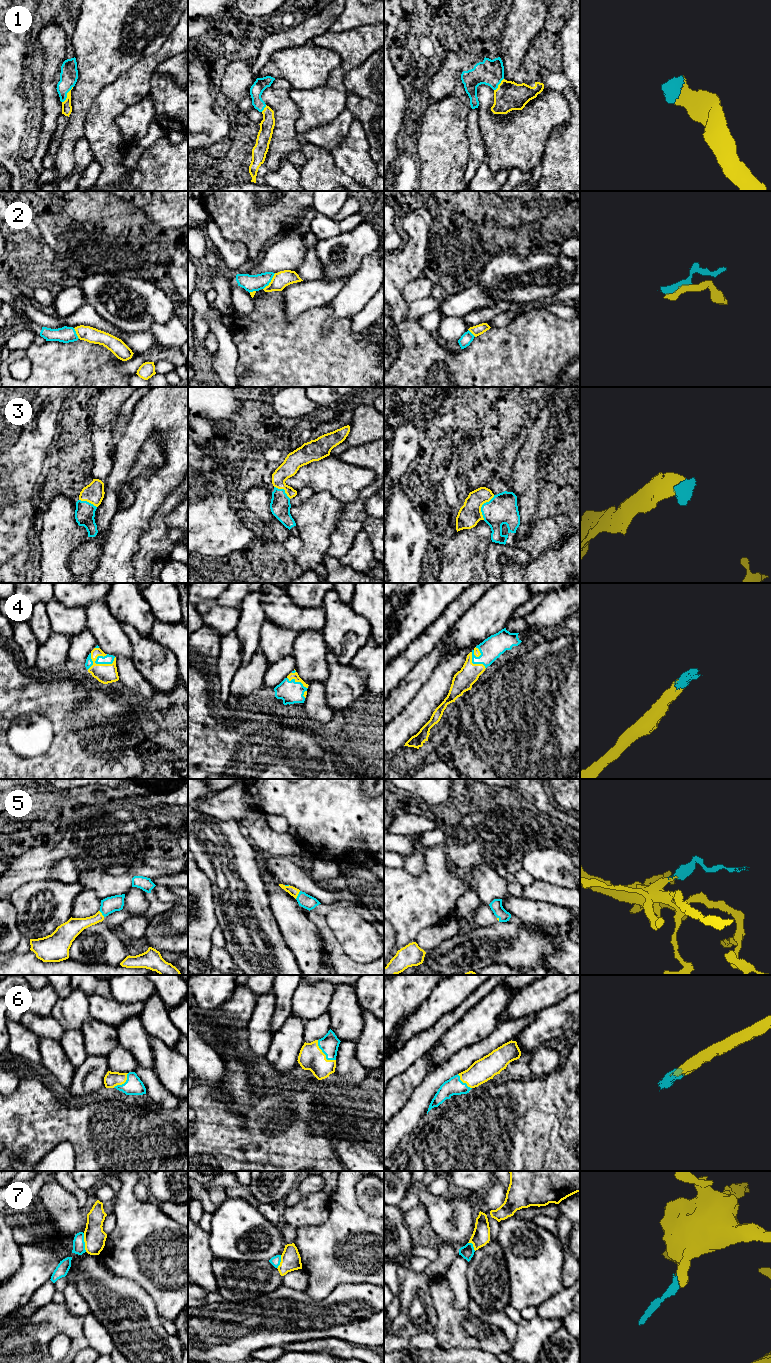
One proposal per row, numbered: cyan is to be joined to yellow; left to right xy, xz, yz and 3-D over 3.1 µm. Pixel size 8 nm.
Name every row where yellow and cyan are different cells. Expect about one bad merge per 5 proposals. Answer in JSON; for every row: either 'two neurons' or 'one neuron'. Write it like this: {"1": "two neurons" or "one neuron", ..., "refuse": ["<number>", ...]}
{"1": "one neuron", "2": "two neurons", "3": "one neuron", "4": "one neuron", "5": "one neuron", "6": "one neuron", "7": "two neurons", "refuse": ["2", "7"]}

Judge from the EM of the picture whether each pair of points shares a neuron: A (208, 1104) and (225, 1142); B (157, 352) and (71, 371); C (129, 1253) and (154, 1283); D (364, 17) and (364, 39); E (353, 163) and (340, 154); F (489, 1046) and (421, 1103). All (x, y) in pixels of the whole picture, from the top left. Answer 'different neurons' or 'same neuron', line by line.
A: same neuron
B: same neuron
C: same neuron
D: different neurons
E: same neuron
F: same neuron

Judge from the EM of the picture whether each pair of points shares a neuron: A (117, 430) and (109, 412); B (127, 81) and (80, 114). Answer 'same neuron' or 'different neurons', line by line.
A: different neurons
B: different neurons

